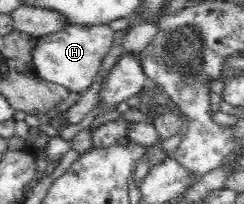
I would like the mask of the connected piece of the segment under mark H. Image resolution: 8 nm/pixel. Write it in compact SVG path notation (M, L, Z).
M77 24L68 25L65 29L38 37L38 43L32 51L33 65L36 72L54 84L68 90L84 94L91 86L102 66L104 57L113 45L115 32L108 25Z

